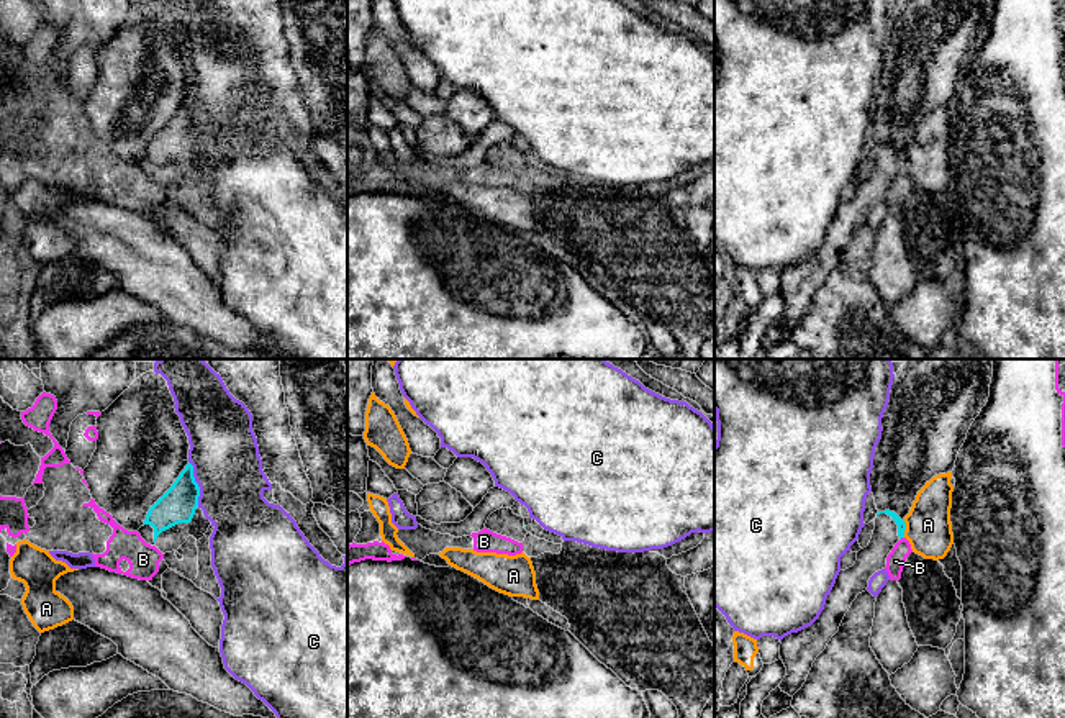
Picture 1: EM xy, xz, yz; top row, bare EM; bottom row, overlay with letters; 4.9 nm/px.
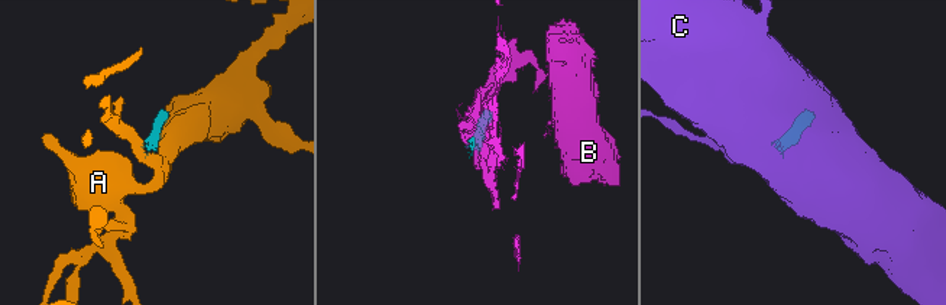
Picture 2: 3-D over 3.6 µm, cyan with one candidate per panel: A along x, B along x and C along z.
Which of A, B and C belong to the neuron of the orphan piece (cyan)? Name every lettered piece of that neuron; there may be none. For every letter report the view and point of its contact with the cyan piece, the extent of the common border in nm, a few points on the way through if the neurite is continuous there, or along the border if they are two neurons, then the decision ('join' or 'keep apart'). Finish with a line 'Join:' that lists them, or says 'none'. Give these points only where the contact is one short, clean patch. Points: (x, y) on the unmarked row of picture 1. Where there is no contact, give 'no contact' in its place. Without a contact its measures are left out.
A: contact yz (905, 161); length 90 nm; keep apart
B: contact yz (901, 169); length 30 nm; border yz (903, 169), (900, 172); keep apart
C: contact xy (197, 117); length 220 nm; border xy (189, 94), (199, 120), (199, 138); keep apart
Join: none

